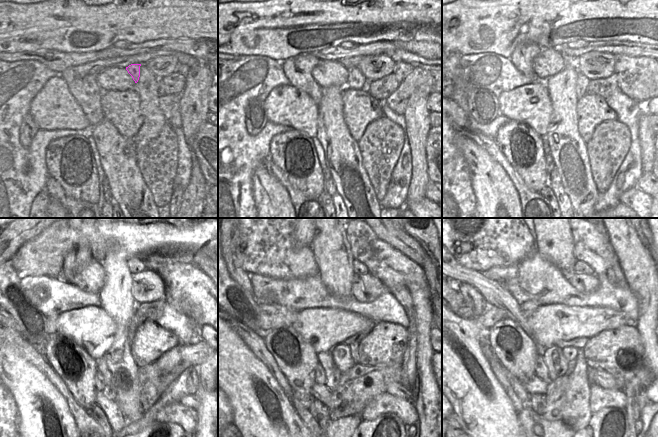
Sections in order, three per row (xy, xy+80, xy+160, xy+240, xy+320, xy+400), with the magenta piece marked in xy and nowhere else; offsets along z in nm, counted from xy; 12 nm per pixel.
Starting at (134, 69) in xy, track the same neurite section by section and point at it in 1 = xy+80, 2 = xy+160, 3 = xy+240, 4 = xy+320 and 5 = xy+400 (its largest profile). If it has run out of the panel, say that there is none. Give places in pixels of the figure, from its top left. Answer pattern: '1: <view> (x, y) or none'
1: xy+80 (356, 80)
2: xy+160 (582, 82)
3: xy+240 (133, 323)
4: xy+320 (354, 347)
5: xy+400 (576, 413)

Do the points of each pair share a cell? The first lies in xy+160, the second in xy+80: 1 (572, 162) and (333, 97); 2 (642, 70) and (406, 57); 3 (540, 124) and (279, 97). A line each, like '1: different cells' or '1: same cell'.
1: same cell
2: different cells
3: same cell

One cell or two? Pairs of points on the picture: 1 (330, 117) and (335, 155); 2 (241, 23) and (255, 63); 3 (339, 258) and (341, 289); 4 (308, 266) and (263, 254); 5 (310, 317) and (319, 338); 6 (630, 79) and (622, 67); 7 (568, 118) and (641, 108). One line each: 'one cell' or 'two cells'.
1: one cell
2: two cells
3: one cell
4: one cell
5: one cell
6: one cell
7: two cells

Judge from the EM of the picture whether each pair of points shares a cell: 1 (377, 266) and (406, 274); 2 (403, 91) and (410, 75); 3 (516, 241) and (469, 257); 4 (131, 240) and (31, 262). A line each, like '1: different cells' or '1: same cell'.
1: same cell
2: different cells
3: same cell
4: same cell

